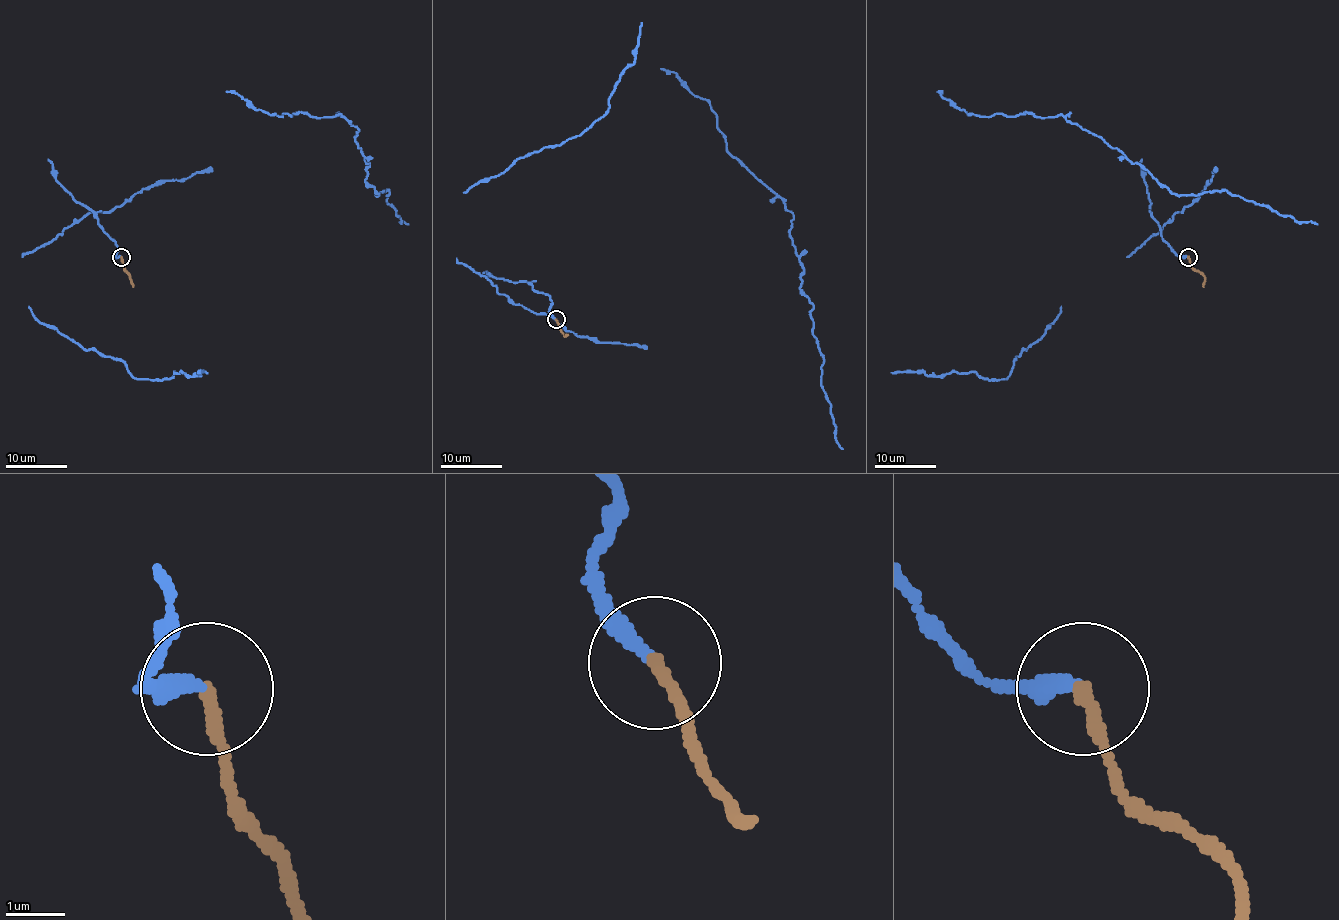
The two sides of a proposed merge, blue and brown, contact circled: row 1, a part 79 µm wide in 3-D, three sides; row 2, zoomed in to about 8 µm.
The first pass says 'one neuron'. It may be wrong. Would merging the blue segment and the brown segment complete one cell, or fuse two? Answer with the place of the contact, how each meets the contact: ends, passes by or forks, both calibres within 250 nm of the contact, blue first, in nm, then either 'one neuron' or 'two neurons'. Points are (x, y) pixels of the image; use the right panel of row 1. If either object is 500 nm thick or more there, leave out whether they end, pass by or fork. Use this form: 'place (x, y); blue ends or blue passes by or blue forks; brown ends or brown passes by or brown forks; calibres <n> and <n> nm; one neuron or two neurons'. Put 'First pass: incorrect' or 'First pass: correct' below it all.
place (1188, 257); blue ends; brown ends; calibres 280 and 240 nm; one neuron
First pass: correct

